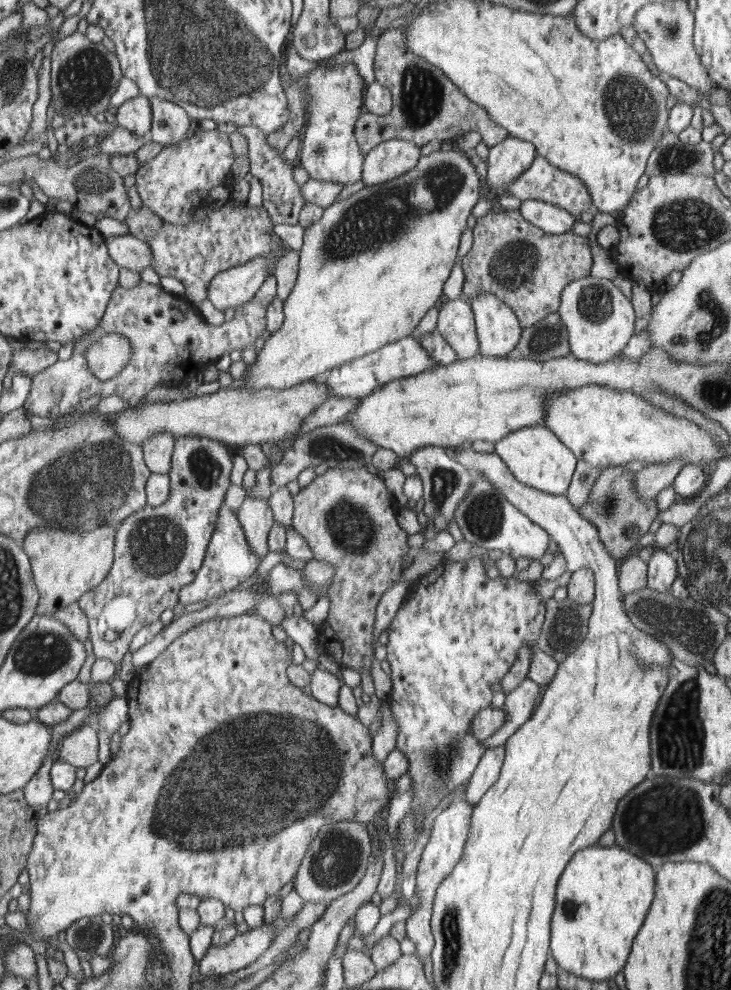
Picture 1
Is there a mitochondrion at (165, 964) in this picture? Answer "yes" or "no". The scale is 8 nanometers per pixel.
no

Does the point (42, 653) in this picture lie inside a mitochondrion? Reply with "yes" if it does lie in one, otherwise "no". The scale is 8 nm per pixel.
yes

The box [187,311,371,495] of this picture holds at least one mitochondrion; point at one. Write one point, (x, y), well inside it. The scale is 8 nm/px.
(327, 446)

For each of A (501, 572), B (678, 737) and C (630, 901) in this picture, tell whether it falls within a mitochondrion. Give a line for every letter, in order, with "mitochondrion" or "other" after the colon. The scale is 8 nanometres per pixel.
A: other
B: mitochondrion
C: other

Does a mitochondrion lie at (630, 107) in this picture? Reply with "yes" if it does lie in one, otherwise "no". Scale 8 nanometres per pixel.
yes

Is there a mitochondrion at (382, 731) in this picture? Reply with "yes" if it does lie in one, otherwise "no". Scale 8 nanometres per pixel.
no

